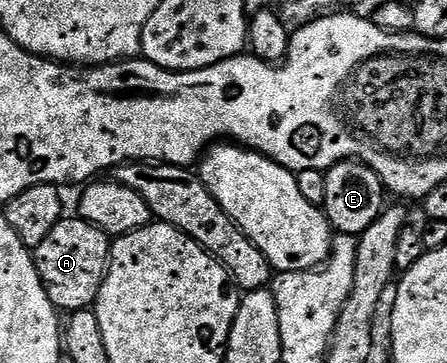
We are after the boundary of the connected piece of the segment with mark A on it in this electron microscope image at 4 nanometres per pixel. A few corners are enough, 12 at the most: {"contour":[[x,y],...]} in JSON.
{"contour":[[61,218],[35,248],[49,300],[96,304],[111,258],[105,228]]}

